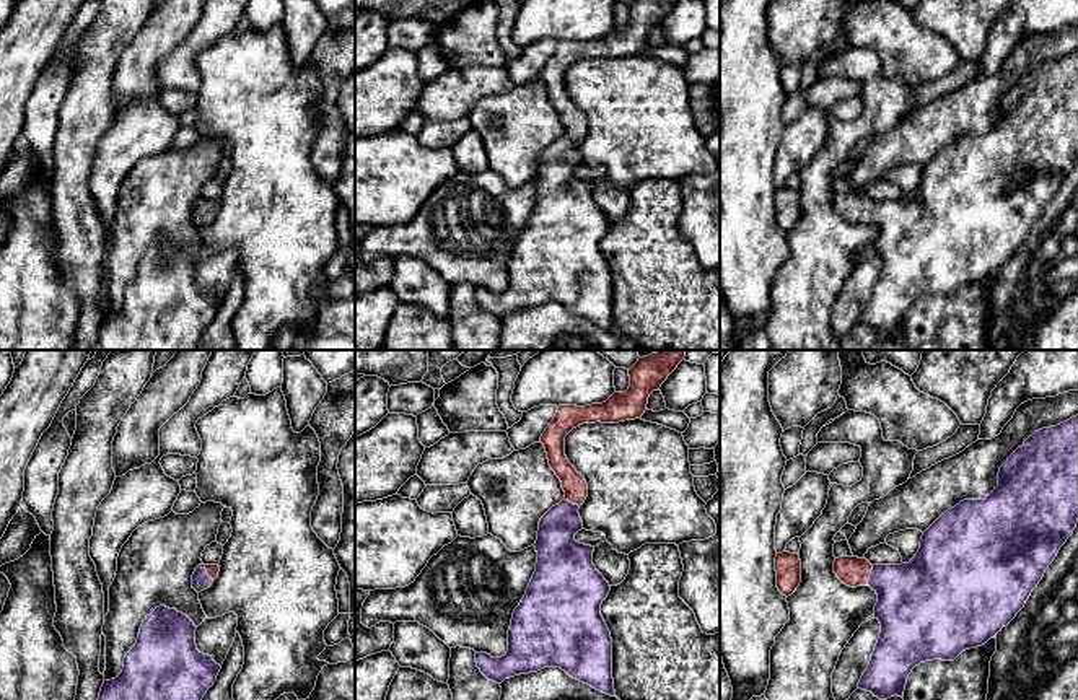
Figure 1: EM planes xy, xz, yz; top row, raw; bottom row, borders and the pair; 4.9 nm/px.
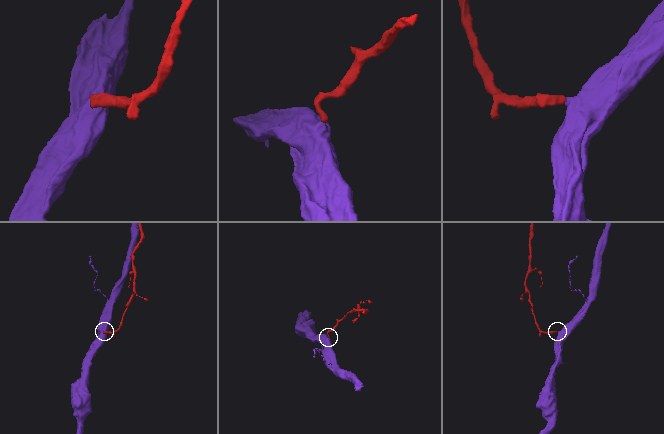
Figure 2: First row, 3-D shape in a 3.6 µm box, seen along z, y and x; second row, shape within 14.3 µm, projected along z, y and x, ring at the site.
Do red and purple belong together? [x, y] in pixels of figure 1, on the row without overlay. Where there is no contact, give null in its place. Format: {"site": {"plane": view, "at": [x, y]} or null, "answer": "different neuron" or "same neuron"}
{"site": {"plane": "yz", "at": [868, 210]}, "answer": "same neuron"}

